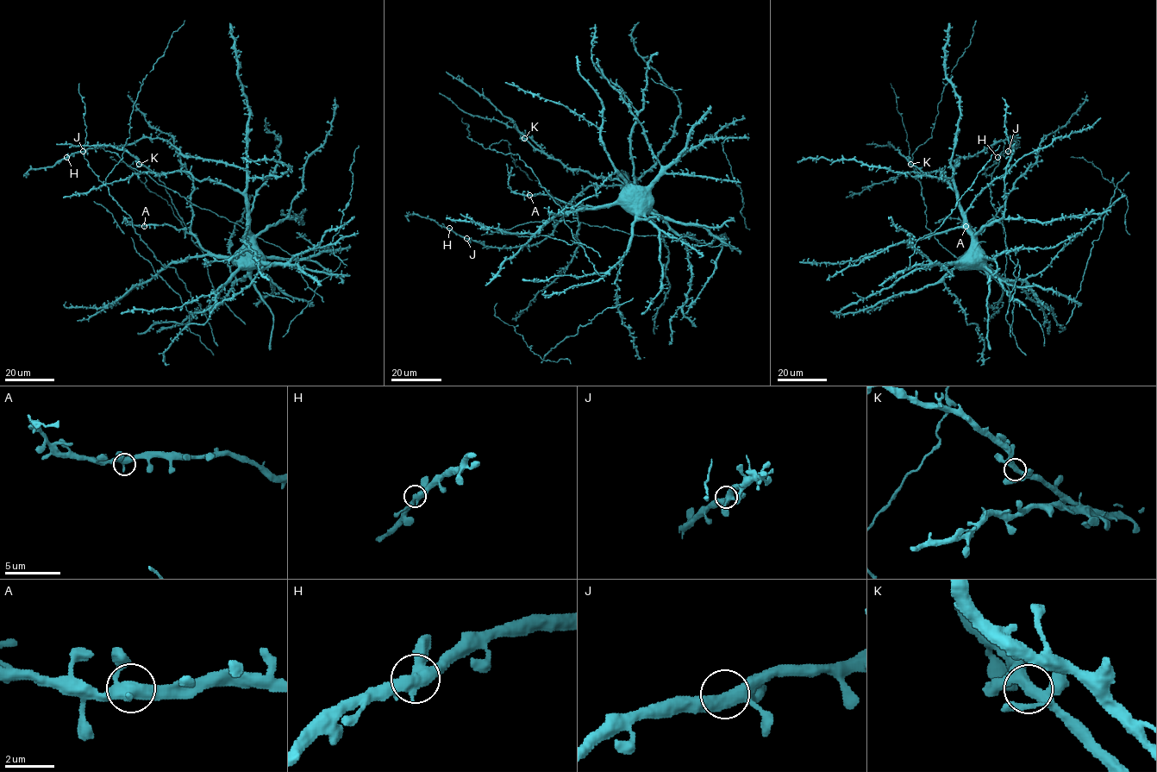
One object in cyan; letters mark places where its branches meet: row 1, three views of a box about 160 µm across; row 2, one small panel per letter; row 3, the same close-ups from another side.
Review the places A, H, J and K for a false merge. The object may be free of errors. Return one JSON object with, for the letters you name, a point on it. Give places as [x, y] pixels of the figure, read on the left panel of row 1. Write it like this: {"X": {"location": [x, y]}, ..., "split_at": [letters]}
{"split_at": []}

